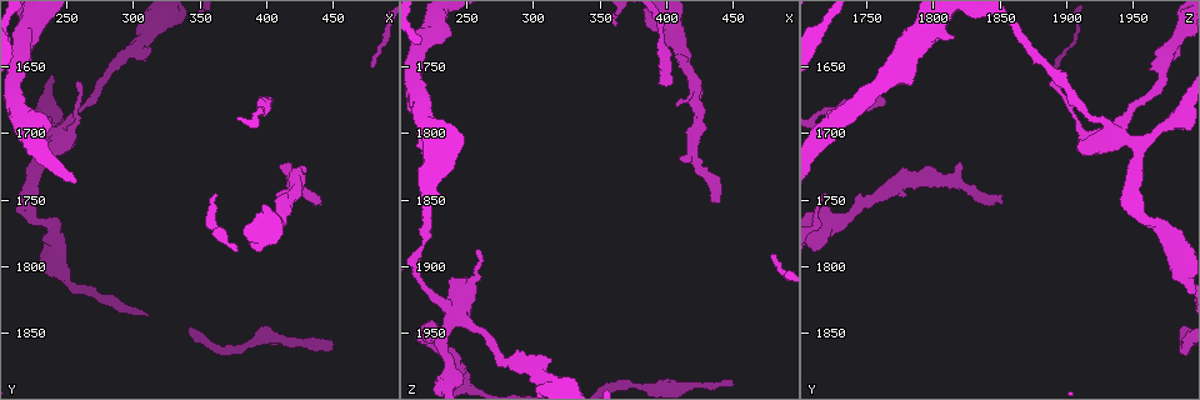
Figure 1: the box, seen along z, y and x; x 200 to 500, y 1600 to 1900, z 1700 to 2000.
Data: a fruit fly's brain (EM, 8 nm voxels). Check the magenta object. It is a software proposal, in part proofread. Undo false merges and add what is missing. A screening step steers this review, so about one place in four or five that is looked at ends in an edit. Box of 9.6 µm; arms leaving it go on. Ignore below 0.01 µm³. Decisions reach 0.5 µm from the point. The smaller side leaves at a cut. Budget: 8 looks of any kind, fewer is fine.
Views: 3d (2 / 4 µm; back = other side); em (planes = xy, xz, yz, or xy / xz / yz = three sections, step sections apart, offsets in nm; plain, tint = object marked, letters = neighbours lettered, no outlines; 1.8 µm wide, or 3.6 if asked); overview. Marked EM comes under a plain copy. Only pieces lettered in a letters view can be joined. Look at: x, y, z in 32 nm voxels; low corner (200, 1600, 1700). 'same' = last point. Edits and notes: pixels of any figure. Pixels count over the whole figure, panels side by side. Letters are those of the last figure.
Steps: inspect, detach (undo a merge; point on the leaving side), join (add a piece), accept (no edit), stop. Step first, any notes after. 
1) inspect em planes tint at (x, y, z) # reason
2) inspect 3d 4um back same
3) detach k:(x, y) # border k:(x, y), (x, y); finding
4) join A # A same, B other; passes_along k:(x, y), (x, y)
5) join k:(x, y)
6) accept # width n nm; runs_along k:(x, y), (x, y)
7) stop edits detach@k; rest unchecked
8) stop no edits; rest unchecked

inspect em 3.6um planes letters at (438, 1746, 1852) # free end

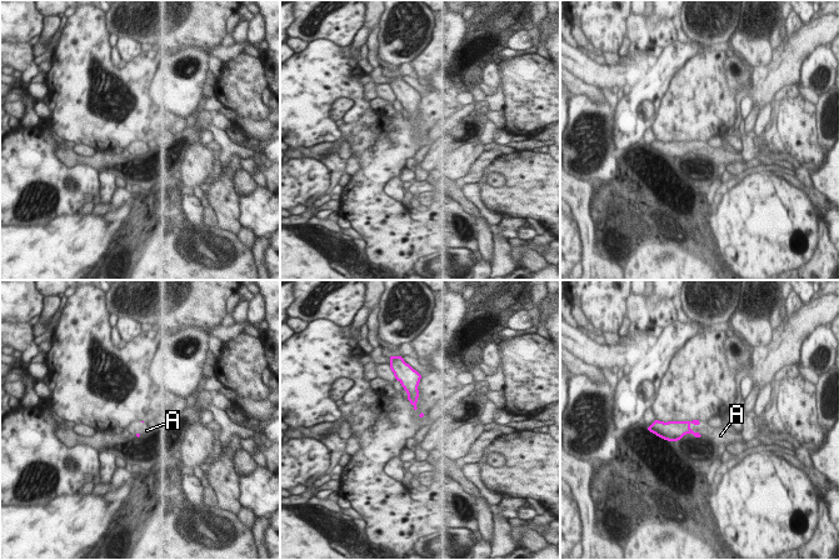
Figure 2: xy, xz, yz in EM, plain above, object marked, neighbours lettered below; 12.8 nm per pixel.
join A # A same; the neuron continues

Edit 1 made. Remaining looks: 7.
inspect overview # see it whole again

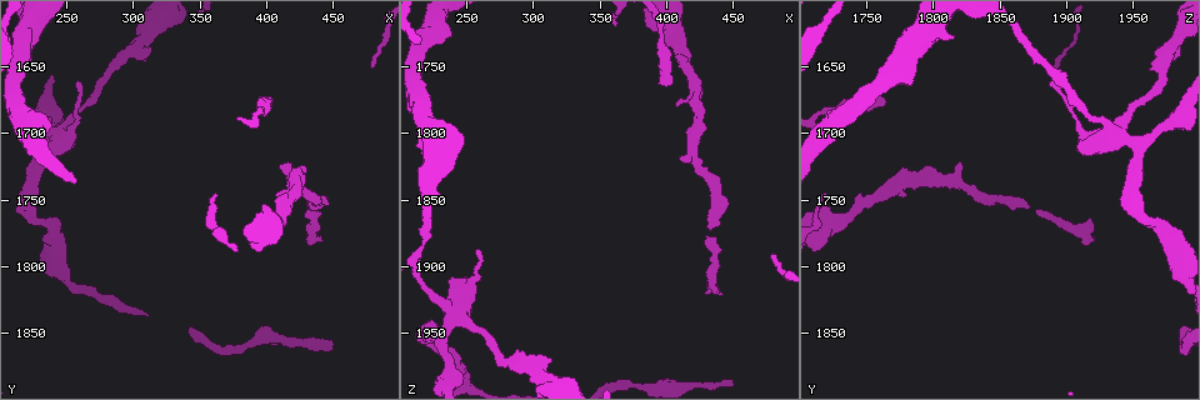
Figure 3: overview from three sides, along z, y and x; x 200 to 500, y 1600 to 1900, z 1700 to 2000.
inspect em planes tint at (408, 1746, 1780) # an open end

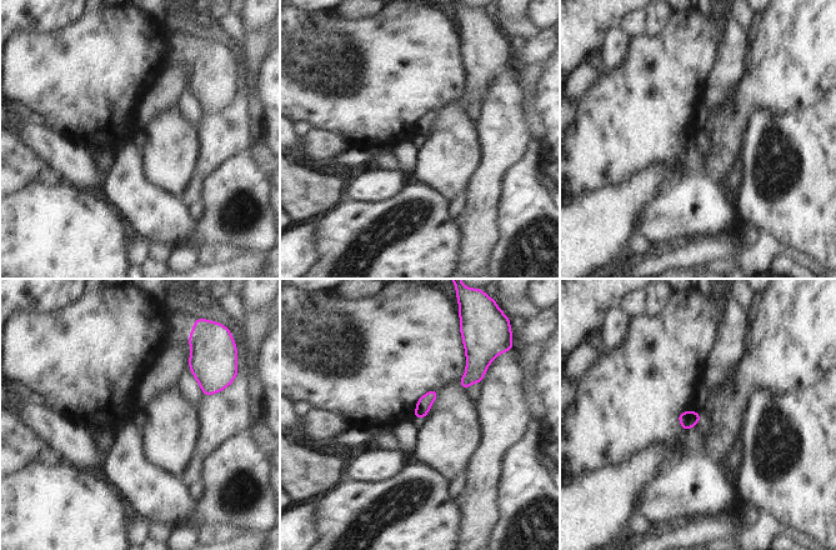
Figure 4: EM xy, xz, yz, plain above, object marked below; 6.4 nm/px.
inspect em planes letters same

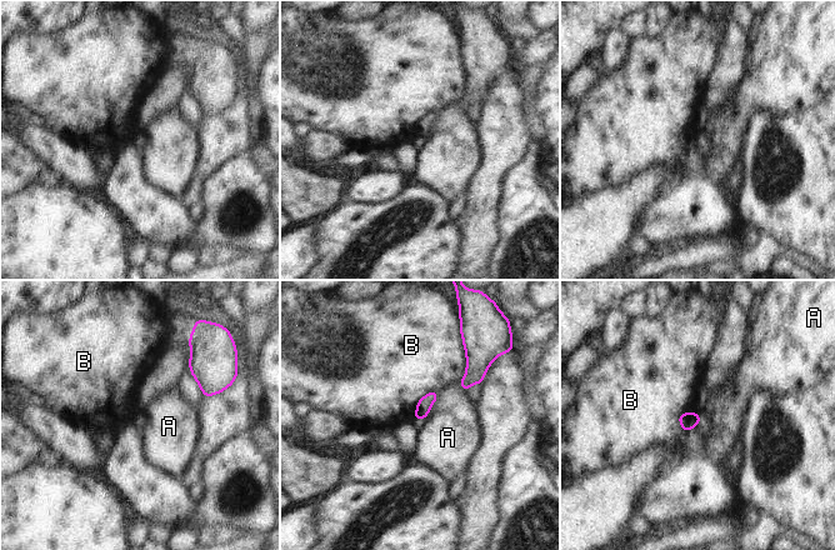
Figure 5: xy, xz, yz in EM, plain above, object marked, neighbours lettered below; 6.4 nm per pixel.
accept # A other, B other; border 5:(438, 393), (429, 413), (418, 420); none of them fits

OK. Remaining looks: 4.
inspect em planes letters at (398, 1674, 1766) # an open end

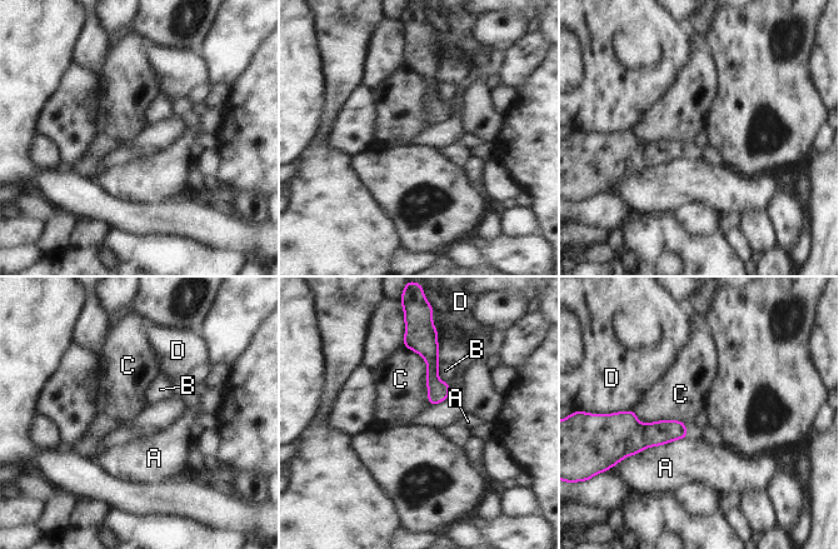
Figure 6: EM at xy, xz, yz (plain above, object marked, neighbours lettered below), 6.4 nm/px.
accept # longest_contact A 440 nm; A other, B other, C other, D other; none of them fits

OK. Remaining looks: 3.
stop edits join@2; rest unchecked

